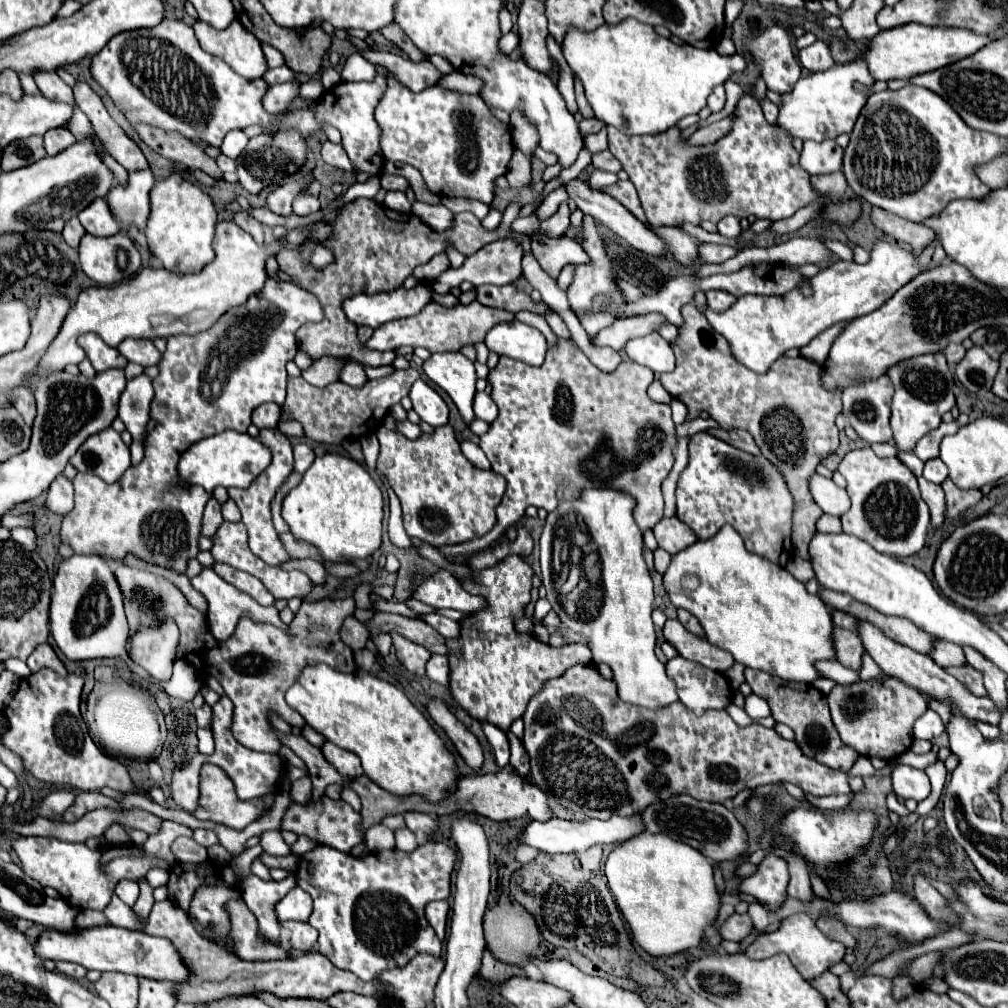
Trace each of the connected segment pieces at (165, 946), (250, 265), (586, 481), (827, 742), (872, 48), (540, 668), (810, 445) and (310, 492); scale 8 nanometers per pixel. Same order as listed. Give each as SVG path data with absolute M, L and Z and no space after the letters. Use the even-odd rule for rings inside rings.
M97 926L89 930L79 930L77 934L61 934L55 930L47 930L41 934L35 952L45 960L67 960L81 964L87 970L123 972L151 980L171 980L177 984L191 980L191 970L187 968L187 964L183 964L183 956L177 954L175 944L171 940L161 936L149 936L145 932L133 932L119 926Z
M223 220L215 228L215 258L199 274L171 274L163 268L143 268L135 278L119 282L119 286L89 286L77 302L71 306L63 320L55 342L45 350L39 366L23 380L21 386L31 390L35 378L47 378L47 374L63 372L67 364L79 364L85 360L79 336L95 332L109 346L117 347L125 338L167 338L171 334L197 334L207 330L221 314L233 306L243 304L251 294L257 294L265 284L265 260L277 254L283 246L277 242L257 244L251 234L235 224L235 220ZM149 332L149 334L141 334Z
M557 338L555 346L549 348L545 362L539 368L499 356L499 364L489 372L491 398L499 408L497 420L481 436L479 446L487 454L491 468L507 480L507 492L497 508L497 526L479 540L455 546L439 548L443 554L457 556L485 548L499 534L515 524L527 506L545 508L547 512L559 506L557 490L563 484L563 498L577 498L587 488L613 488L627 492L635 498L637 506L633 518L641 530L653 528L663 518L663 496L661 482L673 468L673 448L677 442L675 422L671 418L671 406L655 402L647 396L647 388L653 382L651 370L637 362L621 362L615 372L599 370L575 344L573 338Z
M745 670L745 680L751 686L753 694L757 694L769 702L773 718L777 722L783 722L789 728L793 728L793 732L797 736L797 744L803 750L803 754L807 754L809 758L813 758L833 770L841 770L841 772L847 772L853 766L853 762L859 758L859 754L853 748L849 748L841 742L841 738L831 722L831 716L829 716L827 698L815 686L783 682L781 678L763 674L761 670Z
M903 24L891 30L881 30L875 38L871 38L865 46L863 60L867 60L869 74L875 80L905 80L911 76L933 72L947 64L953 64L961 58L975 54L989 42L989 36L975 34L971 30L961 28L929 28L923 24Z
M509 554L495 566L483 570L471 568L471 578L459 582L469 594L483 596L487 606L459 620L459 636L445 640L451 666L449 690L455 702L471 718L489 722L501 730L509 730L509 726L523 716L527 702L539 694L539 686L543 686L545 680L559 678L575 664L593 664L587 646L553 648L539 642L533 634L521 634L515 630L515 620L525 616L525 606L529 604L531 576L531 566L515 554Z
M693 304L683 308L683 318L685 324L679 328L679 338L671 342L677 366L673 372L661 376L661 384L673 398L689 408L689 420L705 410L725 430L743 428L753 434L761 454L769 458L787 480L795 500L793 550L795 556L809 560L809 542L817 532L815 524L823 516L823 510L811 498L807 480L815 472L815 466L839 446L835 416L841 412L841 392L827 392L819 380L821 366L801 356L781 356L765 374L747 370L731 356L729 344L709 326L707 318Z
M341 454L317 456L311 468L303 474L299 486L295 486L283 500L283 518L295 538L311 542L319 548L325 560L347 562L351 558L367 558L381 544L381 520L383 520L383 496L369 472L355 460Z

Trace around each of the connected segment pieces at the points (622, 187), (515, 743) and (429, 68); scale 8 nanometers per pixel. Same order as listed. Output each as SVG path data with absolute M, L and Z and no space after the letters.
M625 180L625 182L617 182L615 186L605 188L605 192L611 194L615 200L619 200L627 210L631 210L643 224L647 224L647 218L645 218L645 214L643 214L643 210L641 210L641 204L639 204L635 186L633 186L629 180Z
M509 734L509 742L511 742L511 766L521 774L521 776L527 776L529 774L529 758L527 758L527 752L523 748L523 744L511 734Z
M361 50L361 54L369 62L385 66L409 90L415 90L415 92L437 84L437 80L443 76L427 58L421 62L413 62L409 58L403 58L403 56L397 56L391 52L377 52L377 50Z

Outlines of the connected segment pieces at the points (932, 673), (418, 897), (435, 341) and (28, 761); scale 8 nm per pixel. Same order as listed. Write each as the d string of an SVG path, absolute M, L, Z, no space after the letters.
M859 622L859 636L863 640L863 646L867 650L867 654L881 666L881 670L887 674L887 676L893 676L897 680L901 680L903 684L911 686L911 688L917 688L919 692L939 700L939 702L955 702L955 706L959 706L959 710L963 710L963 714L967 714L967 718L975 718L975 720L981 720L981 722L987 722L987 724L997 724L999 722L999 710L995 708L995 704L991 702L989 696L975 696L967 690L967 686L963 686L957 678L953 678L951 674L947 674L941 666L937 666L927 654L919 654L903 644L897 644L893 640L889 640L887 636L883 636L883 632L879 628L875 628L873 624L869 622Z
M435 840L417 846L409 854L393 848L355 858L351 854L333 850L331 846L317 846L315 850L303 854L297 866L297 884L313 898L313 914L309 924L319 932L319 952L335 966L351 970L361 980L375 980L383 970L403 968L417 954L441 956L443 944L425 918L425 906L431 900L449 898L455 860L457 852L451 846Z
M437 302L427 304L417 316L411 318L401 318L401 320L391 320L385 322L383 326L379 326L373 336L363 344L369 350L397 350L401 346L423 346L431 352L445 352L445 350L459 350L465 344L475 344L483 340L483 334L487 334L487 330L491 330L491 326L513 320L515 316L507 310L495 310L491 306L483 306L479 302L471 302L467 306L459 304L453 308L445 308Z
M39 670L39 674L21 680L17 694L5 708L7 730L3 734L3 744L17 752L23 758L25 770L41 782L69 784L81 790L109 786L117 792L139 792L127 768L117 758L105 756L91 740L79 712L83 682L83 676L67 674L59 678L53 670Z

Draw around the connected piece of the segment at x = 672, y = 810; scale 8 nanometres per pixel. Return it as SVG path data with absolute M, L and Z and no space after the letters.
M687 794L673 796L647 806L647 810L641 812L641 822L647 832L669 834L671 838L693 846L703 856L717 862L739 858L741 854L747 852L749 846L747 830L741 826L741 822L735 818L735 814L729 808L715 802L701 802Z

